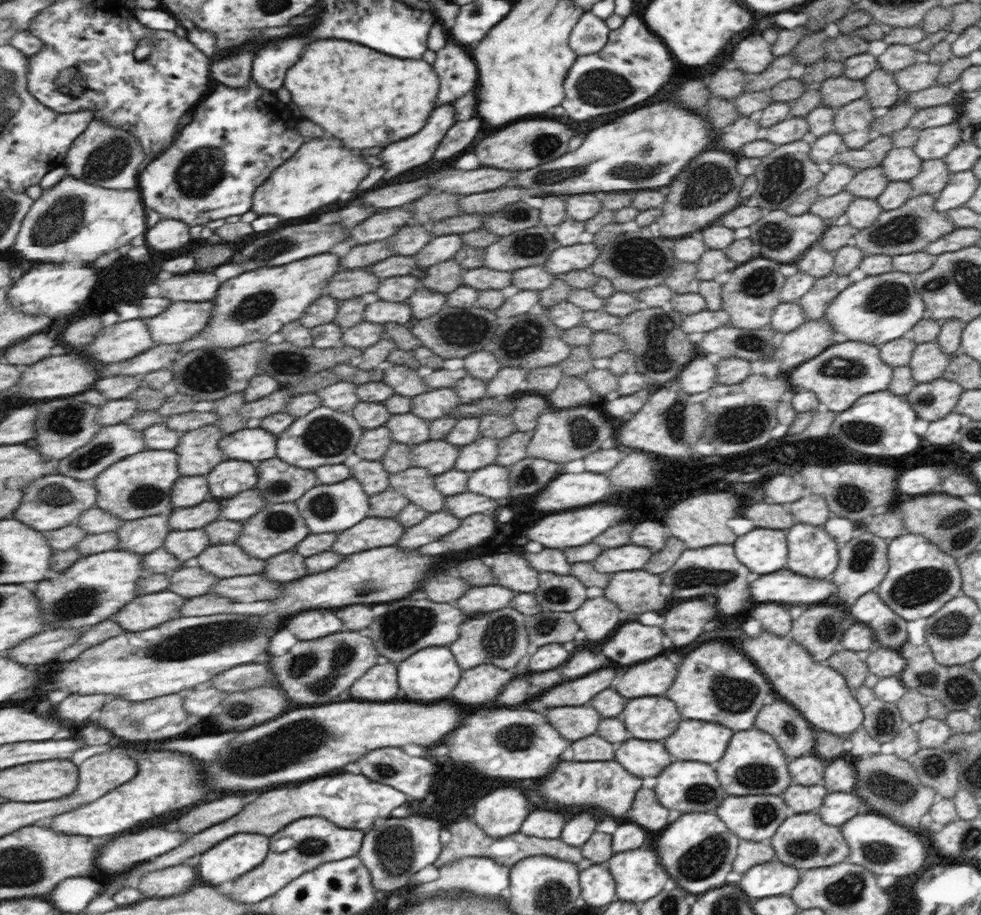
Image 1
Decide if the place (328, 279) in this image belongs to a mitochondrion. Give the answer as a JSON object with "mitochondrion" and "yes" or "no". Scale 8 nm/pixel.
{"mitochondrion":"no"}

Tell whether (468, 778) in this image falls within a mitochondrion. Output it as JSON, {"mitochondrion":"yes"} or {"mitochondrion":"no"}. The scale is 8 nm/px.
{"mitochondrion":"no"}

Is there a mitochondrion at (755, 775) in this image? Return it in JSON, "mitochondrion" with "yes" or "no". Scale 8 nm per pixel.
{"mitochondrion":"yes"}

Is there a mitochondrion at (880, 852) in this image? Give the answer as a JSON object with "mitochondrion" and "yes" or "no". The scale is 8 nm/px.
{"mitochondrion":"yes"}

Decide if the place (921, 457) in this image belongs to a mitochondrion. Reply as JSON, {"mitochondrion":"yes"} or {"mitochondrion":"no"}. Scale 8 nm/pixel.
{"mitochondrion":"no"}

